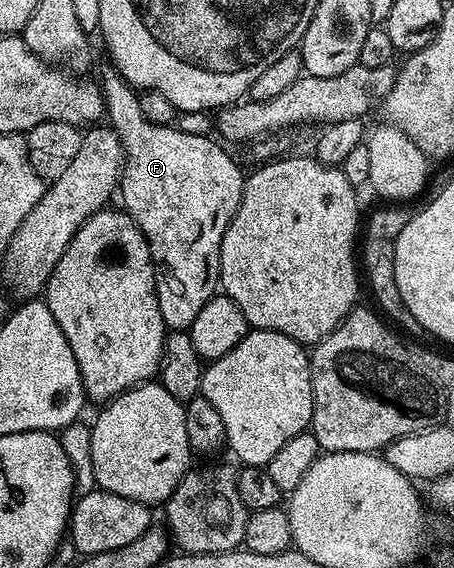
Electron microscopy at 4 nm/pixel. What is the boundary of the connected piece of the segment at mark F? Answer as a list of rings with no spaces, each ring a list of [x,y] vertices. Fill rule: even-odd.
[[[105,61],[102,65],[99,82],[101,95],[105,98],[108,126],[117,134],[125,151],[119,199],[121,195],[125,202],[125,214],[137,223],[137,228],[149,243],[153,265],[157,269],[159,313],[163,313],[166,328],[169,331],[186,330],[193,324],[195,317],[199,317],[203,305],[207,305],[207,301],[218,294],[221,282],[221,238],[239,209],[246,176],[241,175],[240,165],[224,151],[226,148],[216,138],[183,133],[176,125],[160,127],[146,121],[143,109],[139,109],[138,92],[121,78],[112,62]]]

